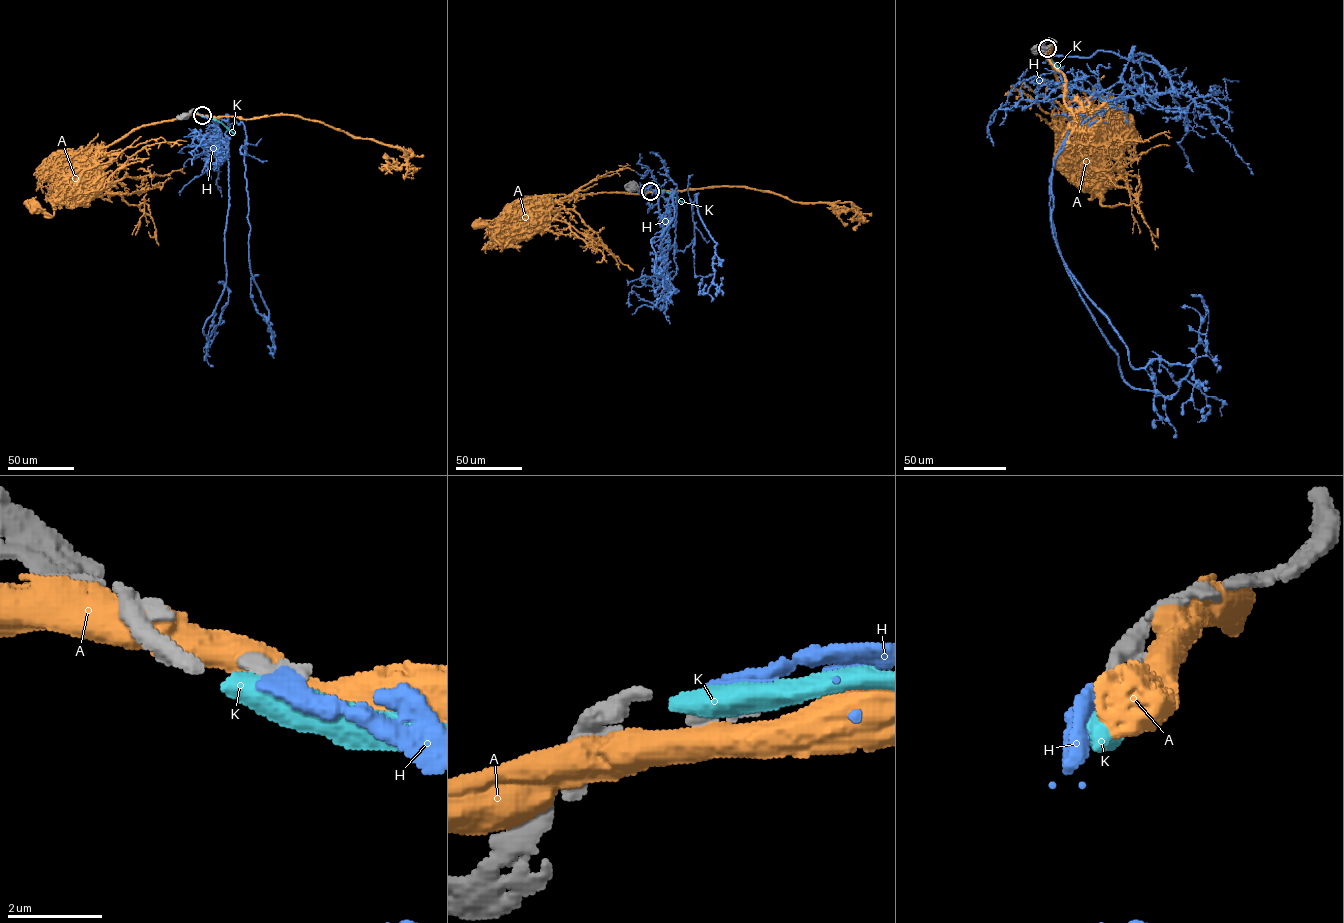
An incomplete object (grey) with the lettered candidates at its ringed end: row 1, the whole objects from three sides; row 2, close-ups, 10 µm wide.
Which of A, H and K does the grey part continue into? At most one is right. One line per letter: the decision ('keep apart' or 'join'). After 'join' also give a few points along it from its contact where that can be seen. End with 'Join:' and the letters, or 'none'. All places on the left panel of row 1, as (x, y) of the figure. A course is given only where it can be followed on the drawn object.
A: keep apart
H: join; it runs (203, 115), (229, 126), (226, 282), (205, 323), (207, 340), (228, 301), (218, 282)
K: keep apart
Join: H

